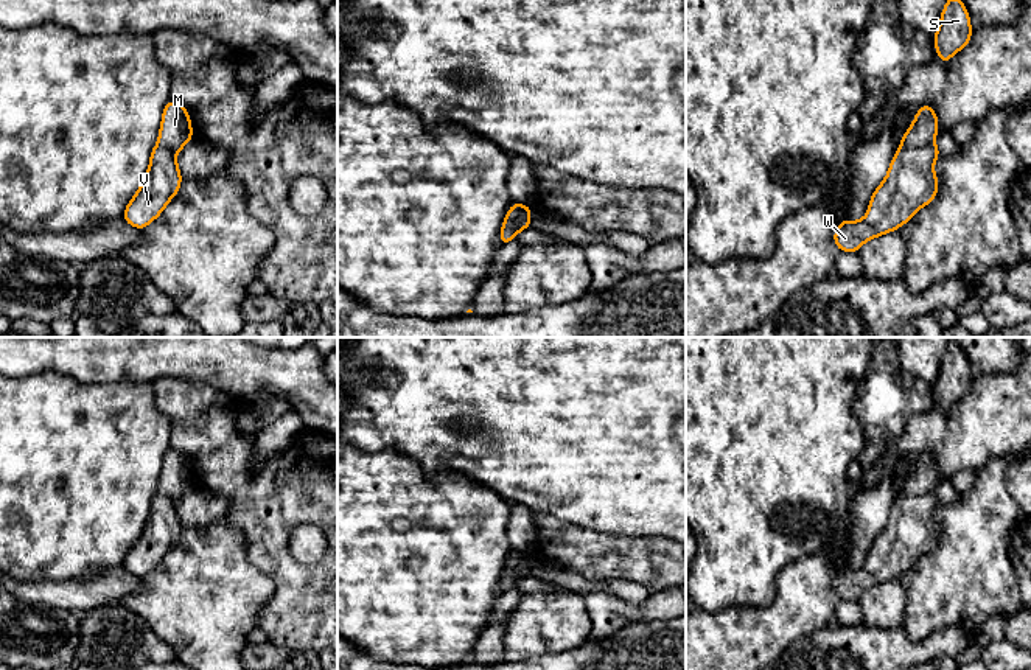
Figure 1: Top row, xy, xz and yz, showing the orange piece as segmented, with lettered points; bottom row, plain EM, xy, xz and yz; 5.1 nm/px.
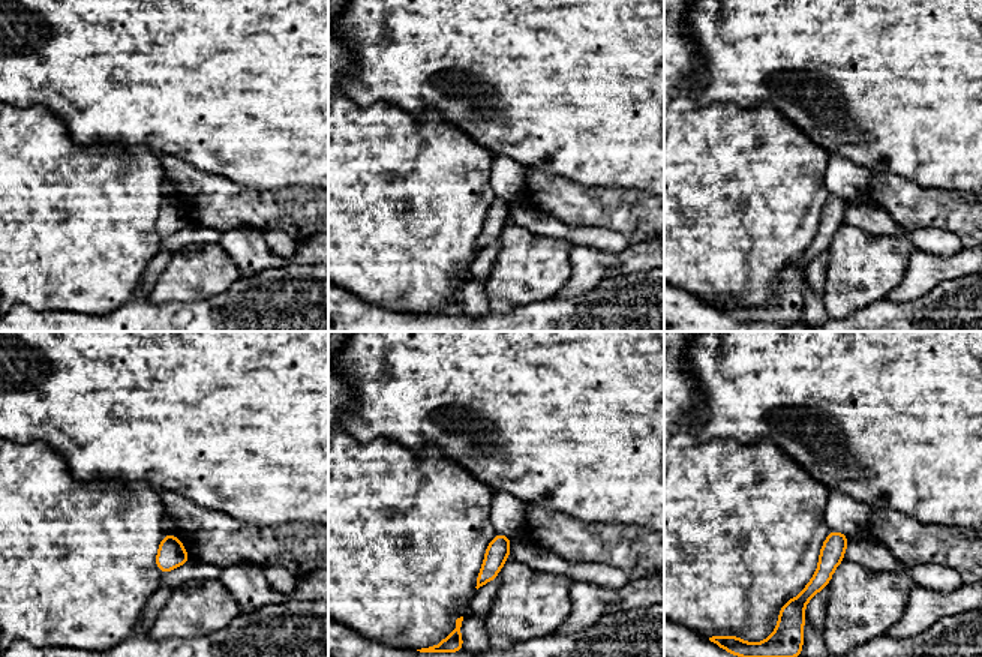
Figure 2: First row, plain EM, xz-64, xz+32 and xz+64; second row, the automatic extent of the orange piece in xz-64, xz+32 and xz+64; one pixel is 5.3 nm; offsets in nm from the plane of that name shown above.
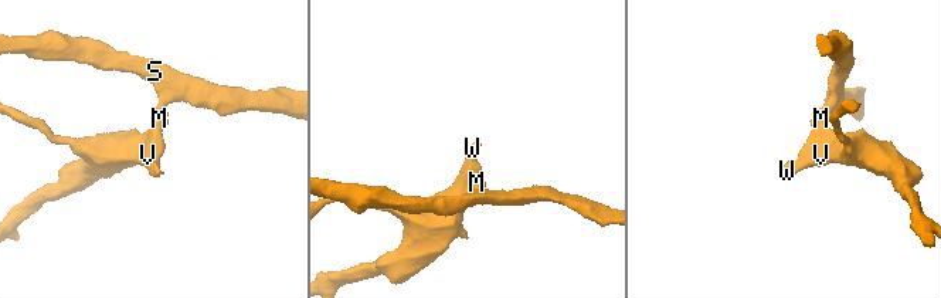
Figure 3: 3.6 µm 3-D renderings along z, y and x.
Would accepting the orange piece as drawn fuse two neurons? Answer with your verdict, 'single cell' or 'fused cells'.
fused cells

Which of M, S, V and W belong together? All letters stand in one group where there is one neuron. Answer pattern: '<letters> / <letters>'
M S / V W

